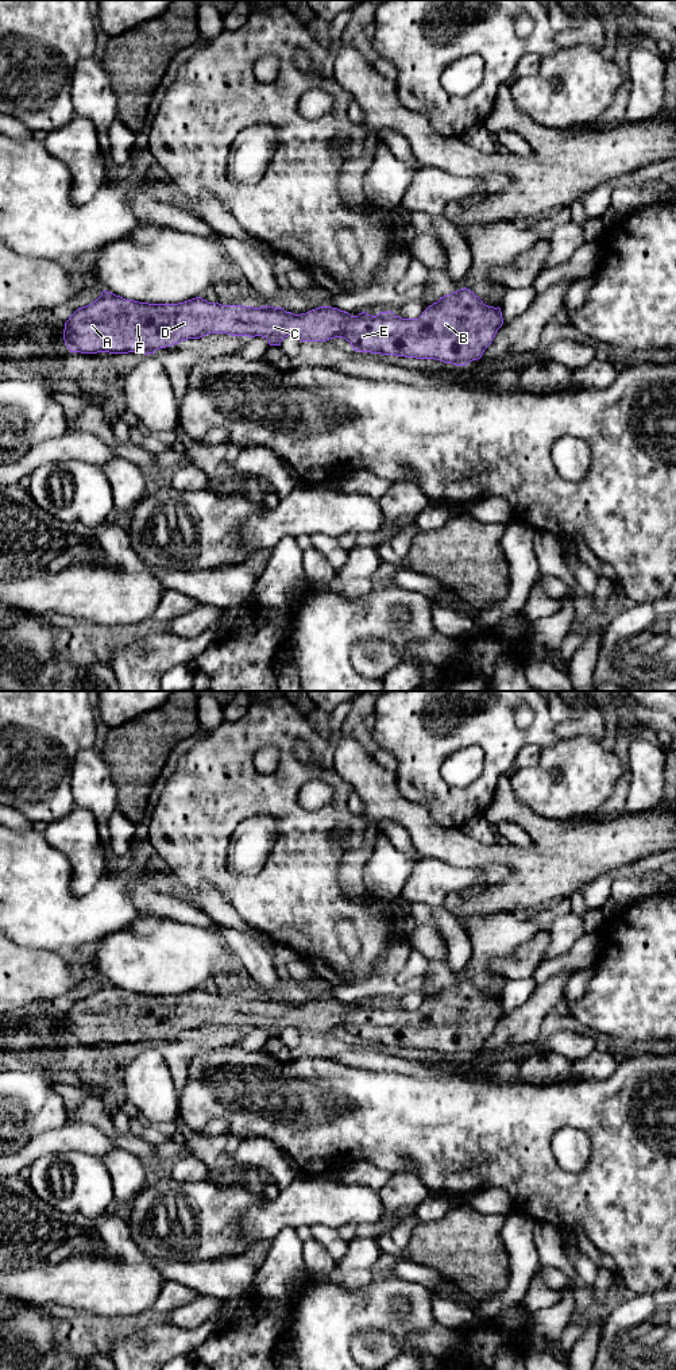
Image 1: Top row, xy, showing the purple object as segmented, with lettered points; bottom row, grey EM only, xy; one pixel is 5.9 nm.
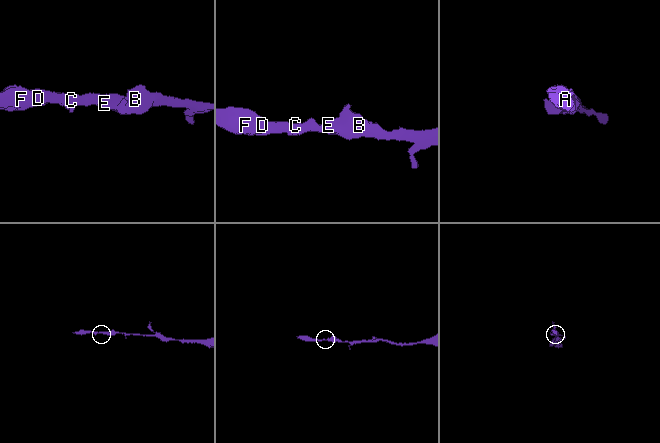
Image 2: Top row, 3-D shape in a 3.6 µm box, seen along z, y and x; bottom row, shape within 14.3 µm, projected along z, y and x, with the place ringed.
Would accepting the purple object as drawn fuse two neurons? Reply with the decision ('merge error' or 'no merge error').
no merge error

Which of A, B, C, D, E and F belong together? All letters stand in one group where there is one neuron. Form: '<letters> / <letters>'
A B C D E F

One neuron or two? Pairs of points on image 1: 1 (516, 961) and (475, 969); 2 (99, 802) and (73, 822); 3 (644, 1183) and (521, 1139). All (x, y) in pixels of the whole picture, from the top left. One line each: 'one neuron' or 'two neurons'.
1: two neurons
2: two neurons
3: one neuron

